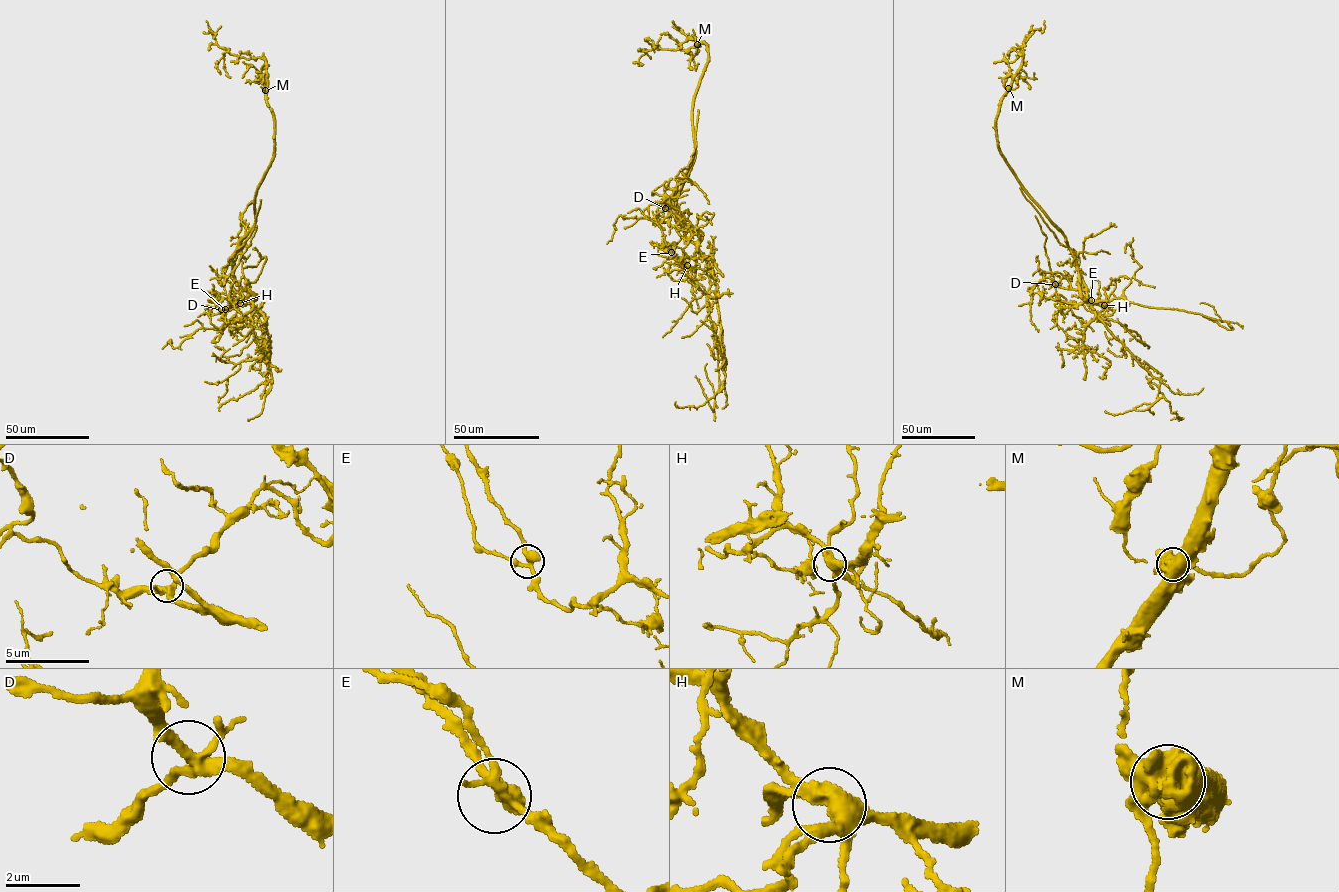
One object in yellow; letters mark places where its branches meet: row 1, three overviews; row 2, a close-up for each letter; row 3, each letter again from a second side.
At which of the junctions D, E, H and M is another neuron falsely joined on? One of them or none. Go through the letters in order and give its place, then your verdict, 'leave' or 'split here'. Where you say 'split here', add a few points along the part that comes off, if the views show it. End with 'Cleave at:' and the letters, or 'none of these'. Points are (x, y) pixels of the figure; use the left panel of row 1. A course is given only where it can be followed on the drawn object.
D: at (221, 309); leave
E: at (225, 309); leave
H: at (240, 303); leave
M: at (265, 90); split here; foreign part runs (265, 90), (266, 66)
Cleave at: M

